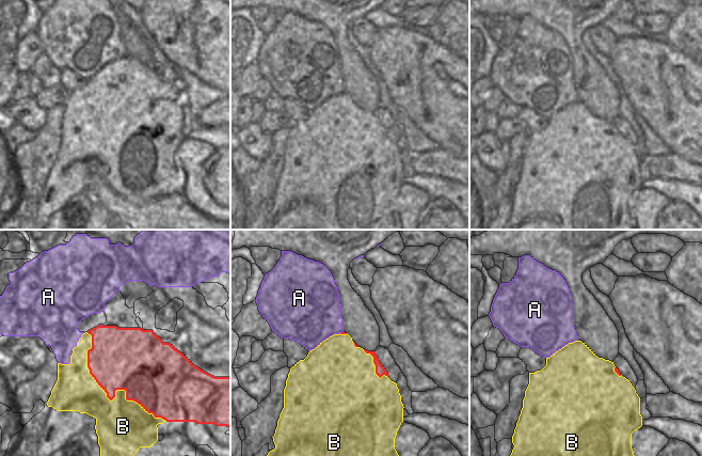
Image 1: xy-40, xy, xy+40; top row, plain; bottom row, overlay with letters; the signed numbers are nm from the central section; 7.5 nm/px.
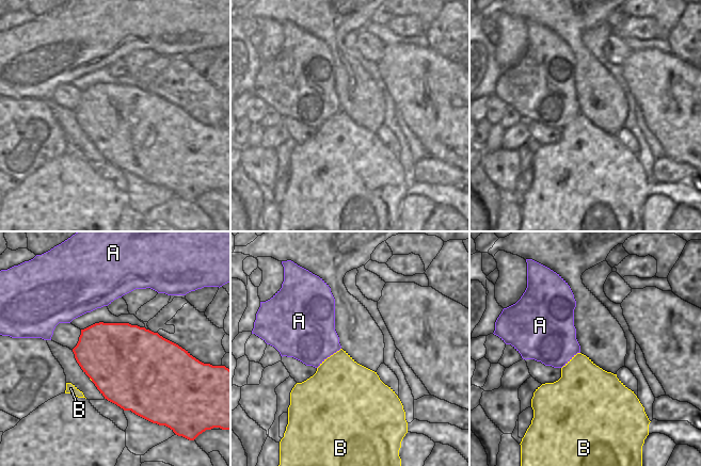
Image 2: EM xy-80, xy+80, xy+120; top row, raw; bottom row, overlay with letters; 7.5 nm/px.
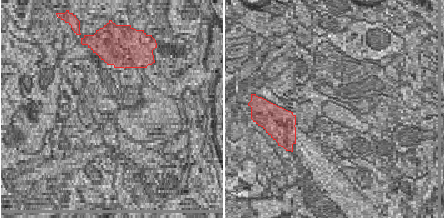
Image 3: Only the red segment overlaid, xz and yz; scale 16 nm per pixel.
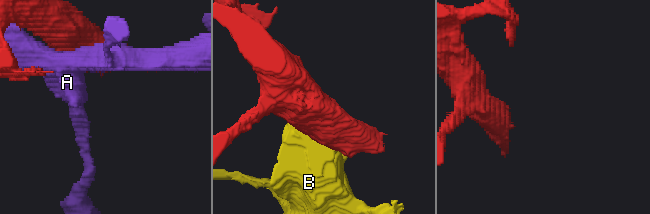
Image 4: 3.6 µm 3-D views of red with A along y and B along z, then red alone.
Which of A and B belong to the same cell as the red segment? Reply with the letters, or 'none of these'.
none of these

